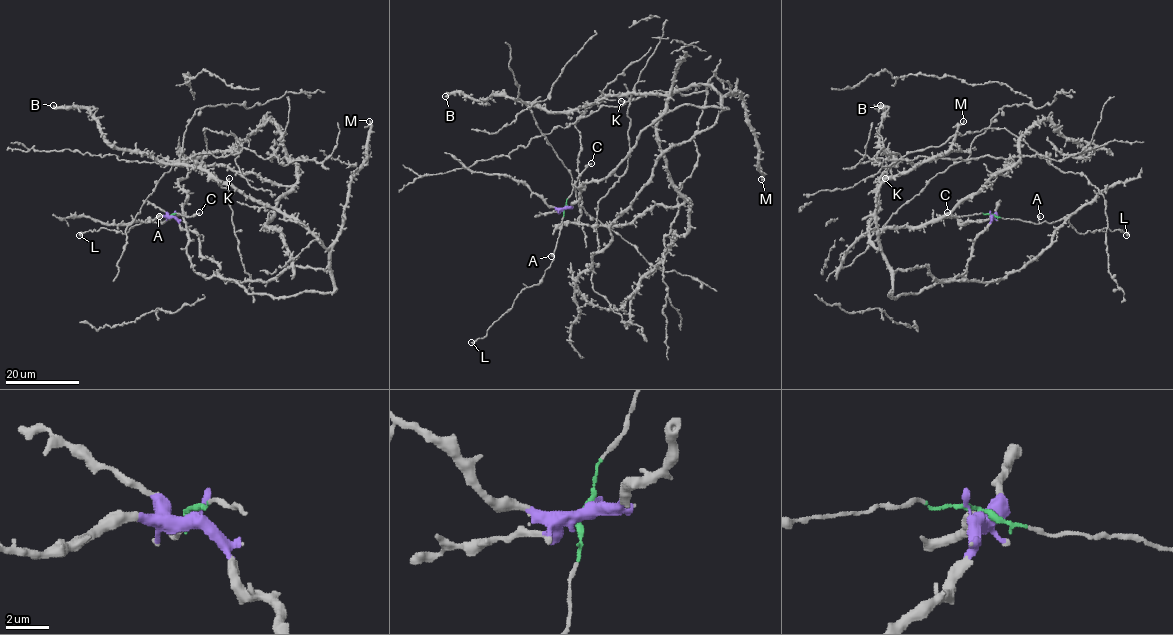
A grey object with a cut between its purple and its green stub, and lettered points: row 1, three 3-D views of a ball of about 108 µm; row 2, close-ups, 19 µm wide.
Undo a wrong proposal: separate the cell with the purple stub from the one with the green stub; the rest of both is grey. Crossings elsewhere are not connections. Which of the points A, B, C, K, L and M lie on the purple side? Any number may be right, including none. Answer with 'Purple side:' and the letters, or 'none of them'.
Purple side: B, K, M

